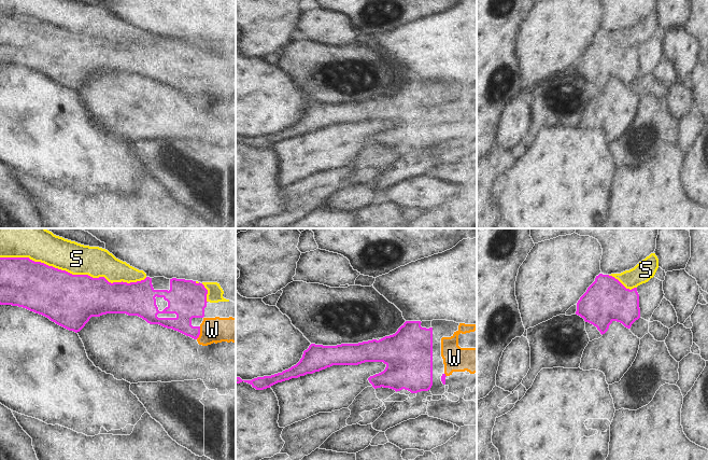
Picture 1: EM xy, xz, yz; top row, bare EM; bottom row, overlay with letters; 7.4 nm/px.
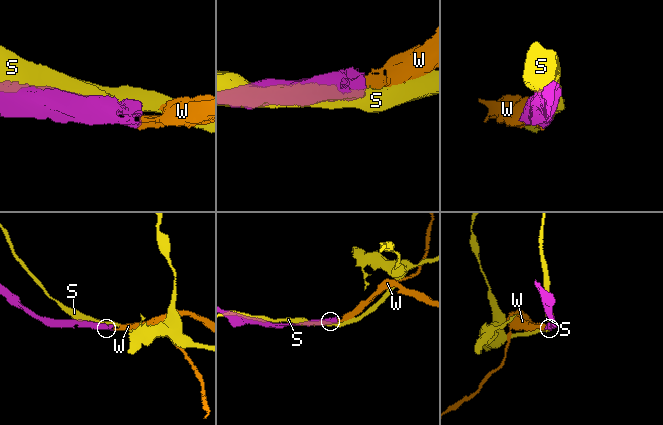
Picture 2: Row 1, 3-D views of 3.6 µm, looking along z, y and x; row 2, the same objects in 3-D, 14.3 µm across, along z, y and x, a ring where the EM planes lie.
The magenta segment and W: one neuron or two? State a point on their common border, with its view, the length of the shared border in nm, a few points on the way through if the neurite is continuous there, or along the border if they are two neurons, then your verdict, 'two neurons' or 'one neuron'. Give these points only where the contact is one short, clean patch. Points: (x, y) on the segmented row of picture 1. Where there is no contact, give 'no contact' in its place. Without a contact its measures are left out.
meets magenta in xy at (199, 333); contact 100 nm long; runs through xy (187, 302), (187, 324), (199, 333), (208, 333), (215, 330); one neuron

